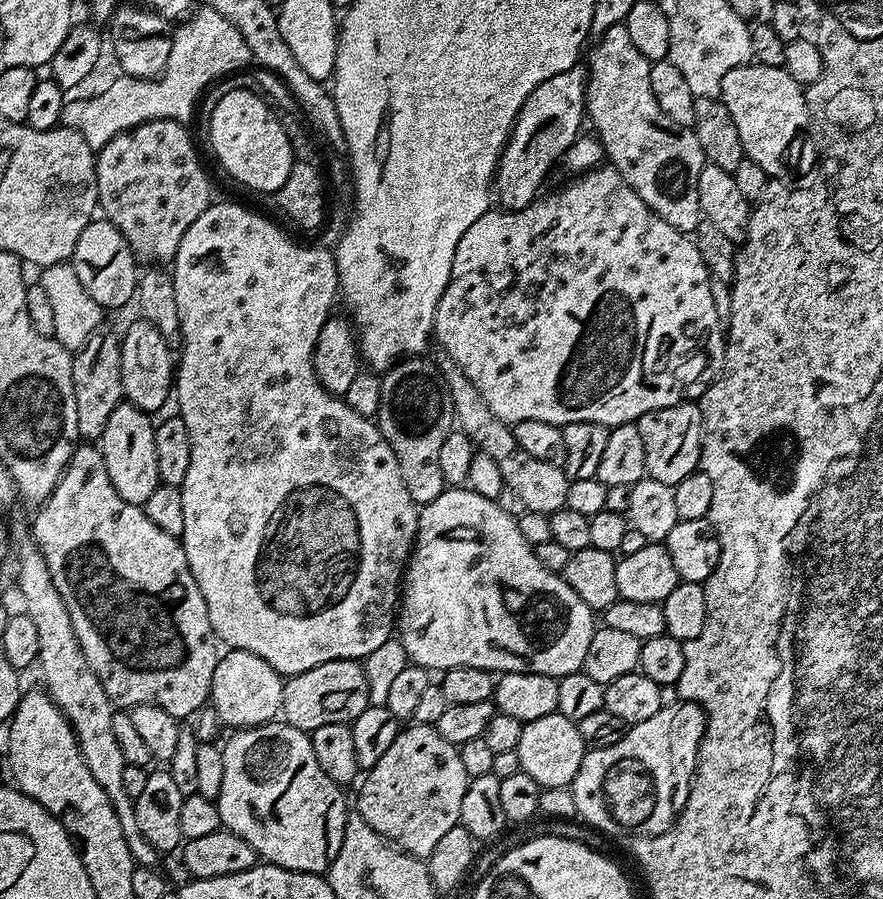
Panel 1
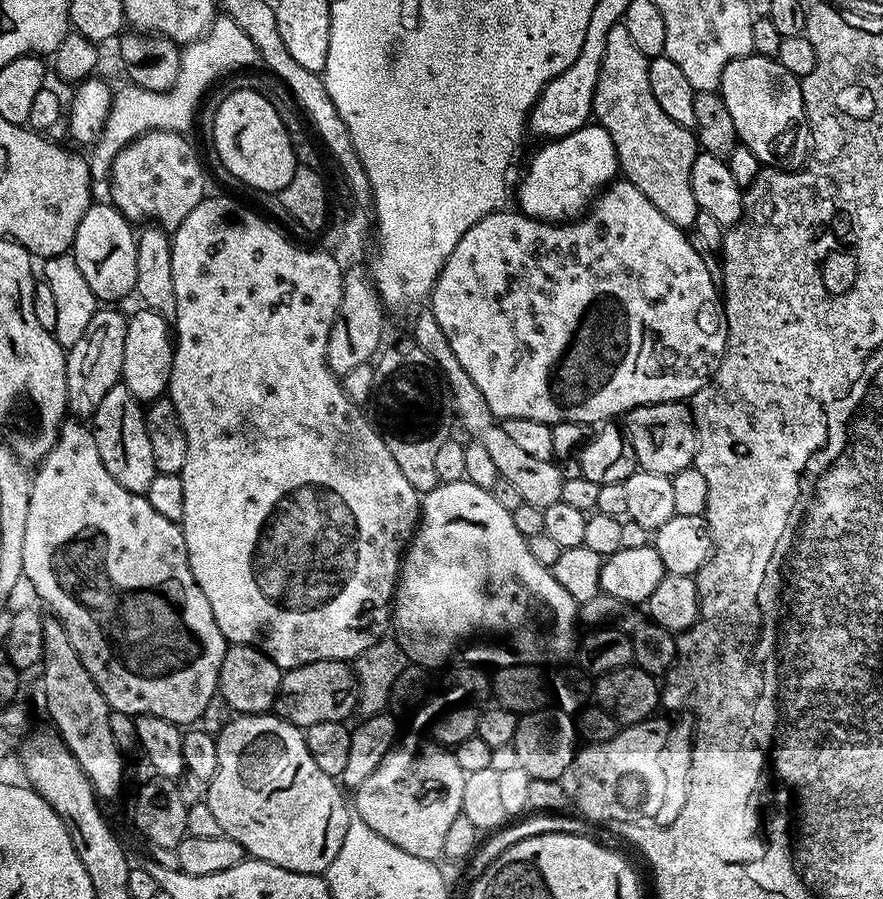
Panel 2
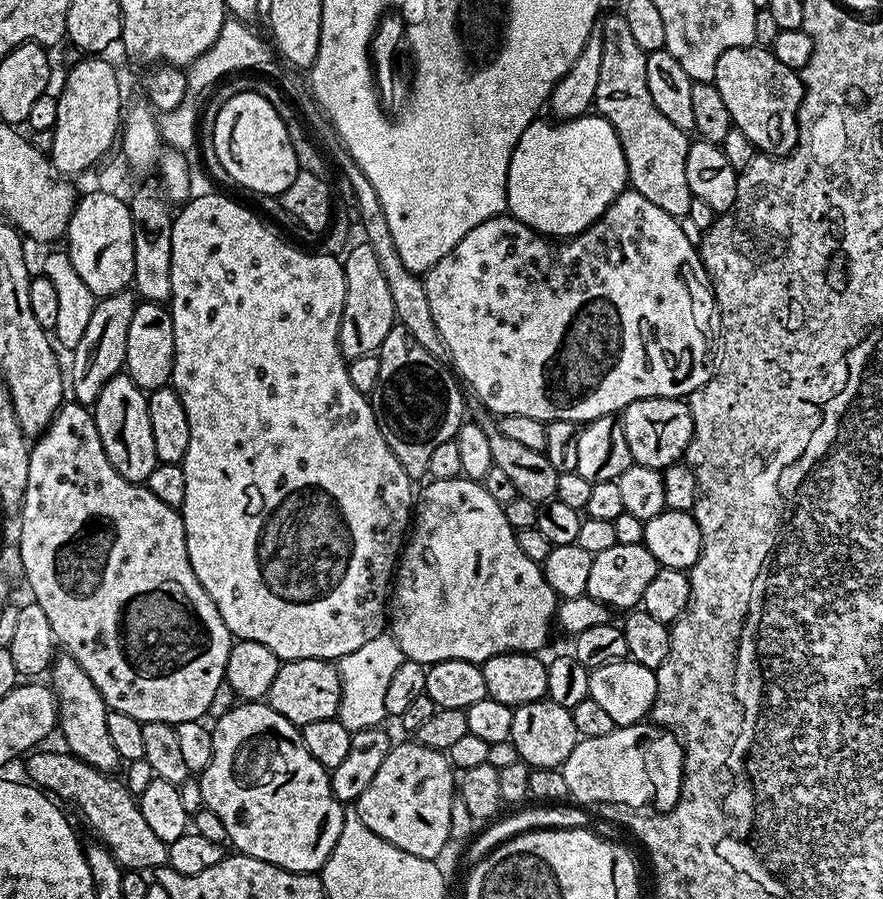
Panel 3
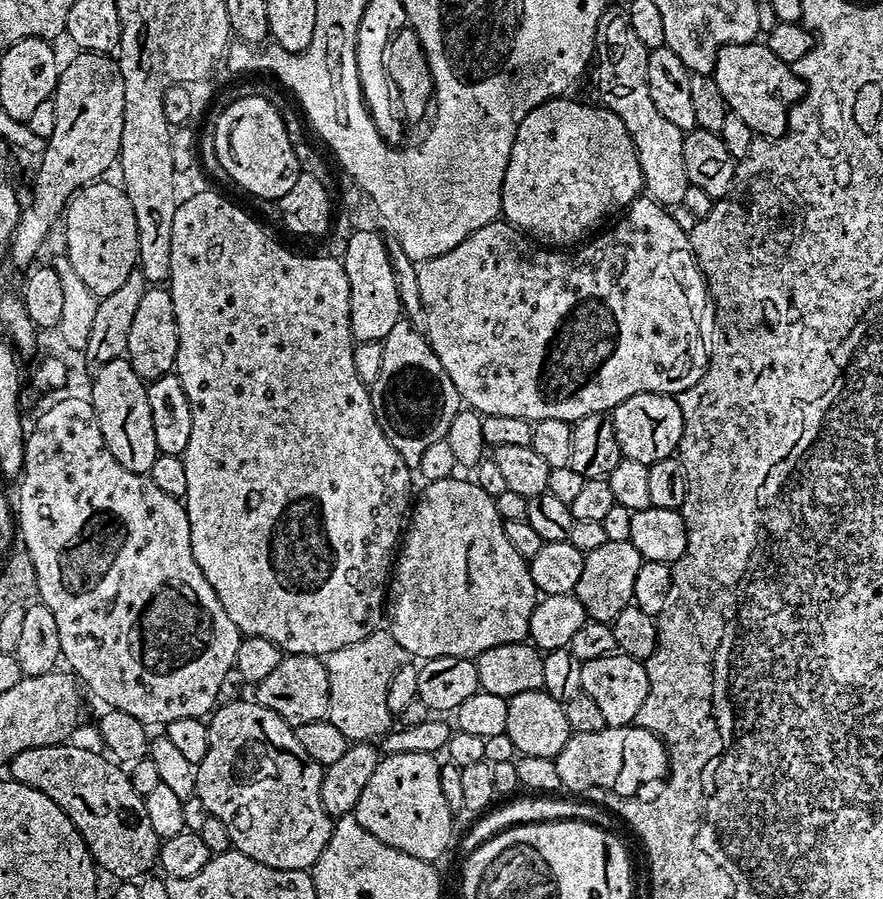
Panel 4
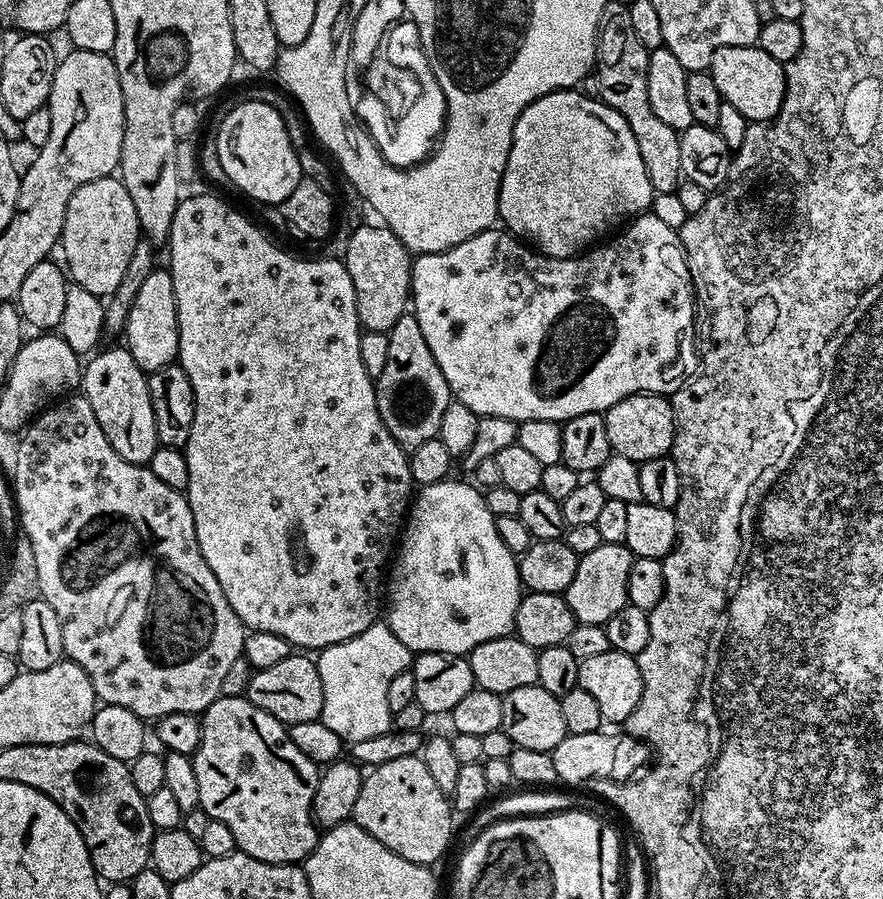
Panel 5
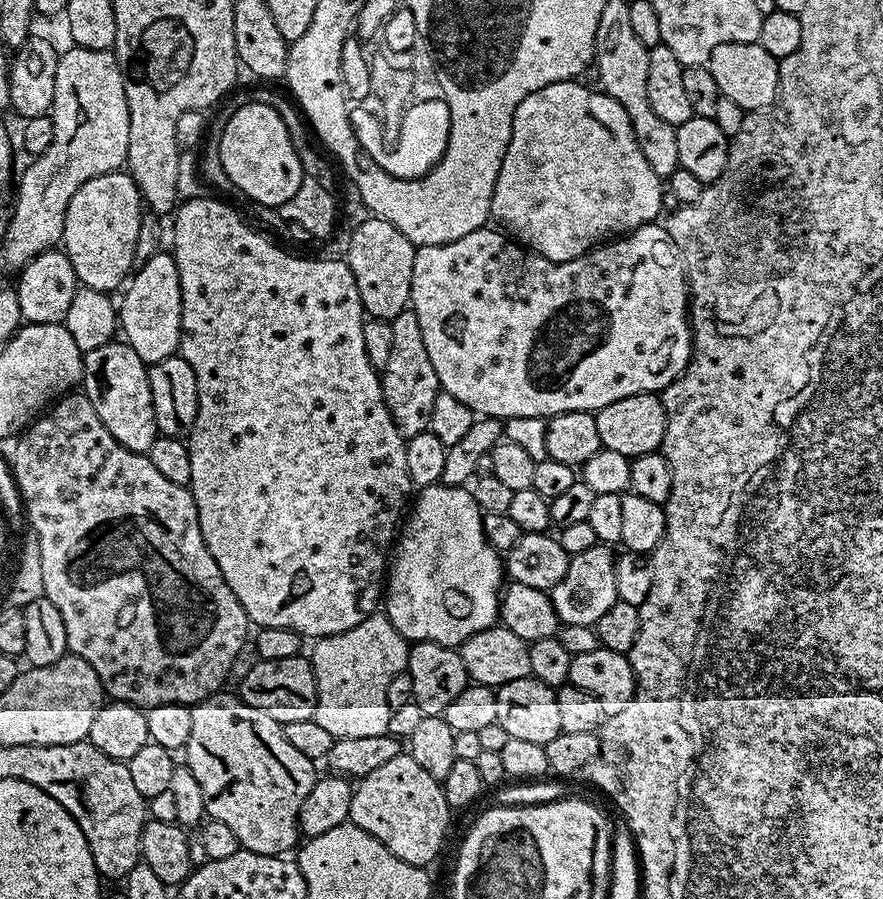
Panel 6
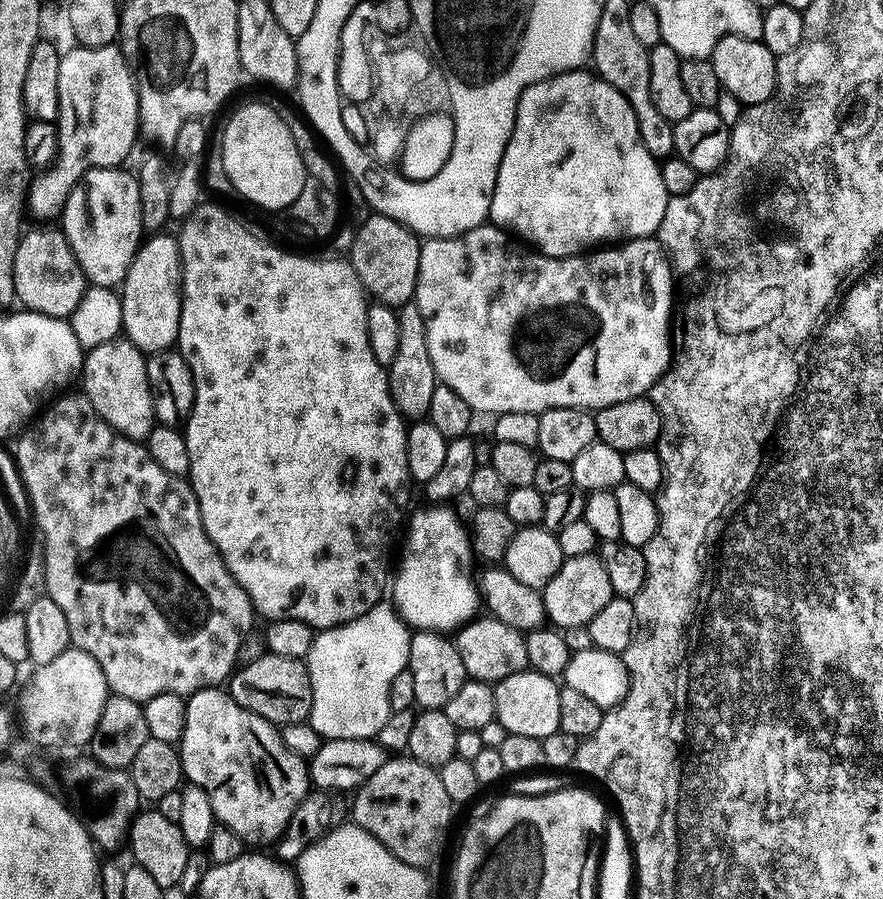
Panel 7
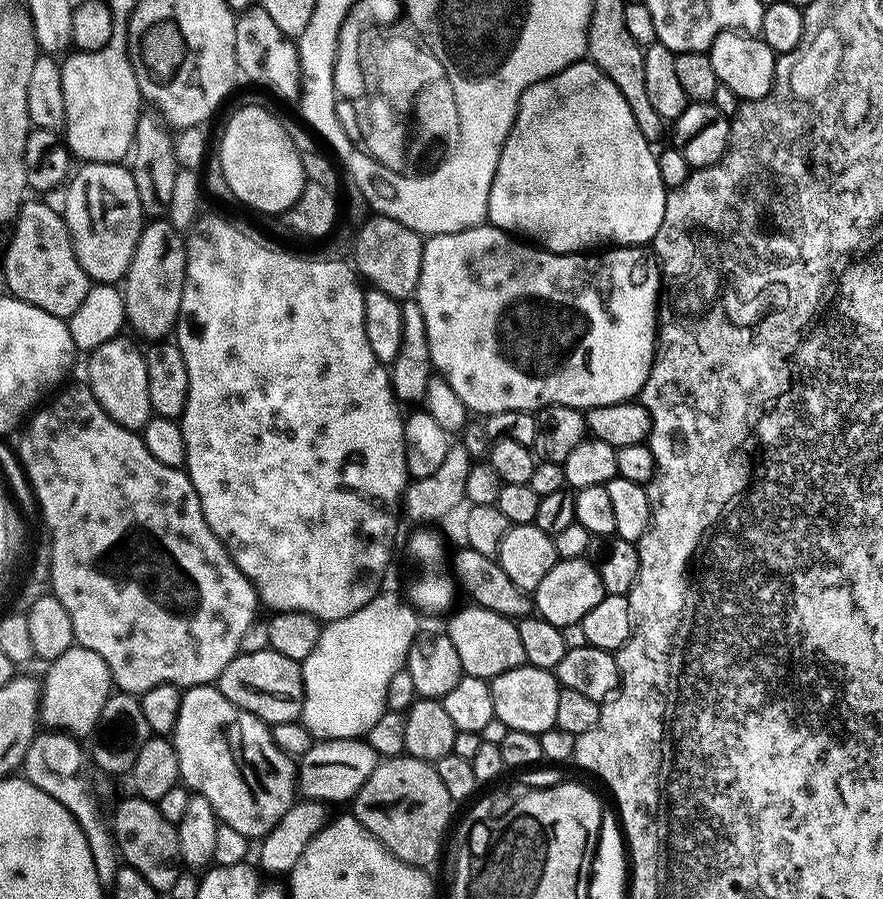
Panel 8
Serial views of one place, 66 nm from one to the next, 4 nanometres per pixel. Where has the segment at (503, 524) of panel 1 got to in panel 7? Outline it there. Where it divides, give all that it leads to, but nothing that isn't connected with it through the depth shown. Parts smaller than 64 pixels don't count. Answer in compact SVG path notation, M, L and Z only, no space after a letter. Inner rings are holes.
M428 506L425 512L411 513L406 524L408 541L404 544L404 553L400 556L400 565L395 565L394 575L390 580L390 600L409 629L422 632L452 634L467 624L477 615L476 607L481 607L477 585L468 577L468 567L474 561L474 552L470 547L470 536L460 525L460 520L448 506Z

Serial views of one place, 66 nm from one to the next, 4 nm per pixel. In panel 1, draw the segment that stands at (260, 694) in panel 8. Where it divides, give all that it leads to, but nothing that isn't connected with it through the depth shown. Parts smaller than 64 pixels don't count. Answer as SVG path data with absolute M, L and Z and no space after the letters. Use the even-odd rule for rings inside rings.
M331 660L284 680L280 716L283 723L312 733L318 726L351 725L369 706L368 676L360 660Z

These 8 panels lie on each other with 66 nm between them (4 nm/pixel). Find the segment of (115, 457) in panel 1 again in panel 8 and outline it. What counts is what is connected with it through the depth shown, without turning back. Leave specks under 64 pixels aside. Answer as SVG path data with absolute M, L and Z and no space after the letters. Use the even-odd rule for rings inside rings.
M117 338L106 342L90 353L87 357L86 384L92 389L94 398L98 398L102 410L106 410L106 414L110 414L114 422L118 422L123 428L142 430L154 415L146 382L145 353L139 352L130 341L124 339Z

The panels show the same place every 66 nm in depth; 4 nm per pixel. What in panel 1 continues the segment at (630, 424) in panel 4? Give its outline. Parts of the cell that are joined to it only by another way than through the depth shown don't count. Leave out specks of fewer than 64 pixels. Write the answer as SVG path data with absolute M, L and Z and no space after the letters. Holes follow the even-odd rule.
M685 402L666 406L662 410L650 410L635 421L638 434L642 434L642 447L646 449L646 473L651 479L675 486L686 474L700 466L700 437L704 435L704 423L700 405Z

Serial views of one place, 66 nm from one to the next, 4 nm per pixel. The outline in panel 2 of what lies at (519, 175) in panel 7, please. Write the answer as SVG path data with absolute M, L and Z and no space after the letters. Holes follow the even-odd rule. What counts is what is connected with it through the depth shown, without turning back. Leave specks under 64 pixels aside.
M589 122L584 127L574 130L574 134L559 136L556 140L548 140L528 160L528 169L520 180L520 204L519 211L526 216L532 216L536 220L549 222L567 222L579 217L596 199L597 195L604 191L618 176L616 163L616 147L610 138L610 134L602 125Z

